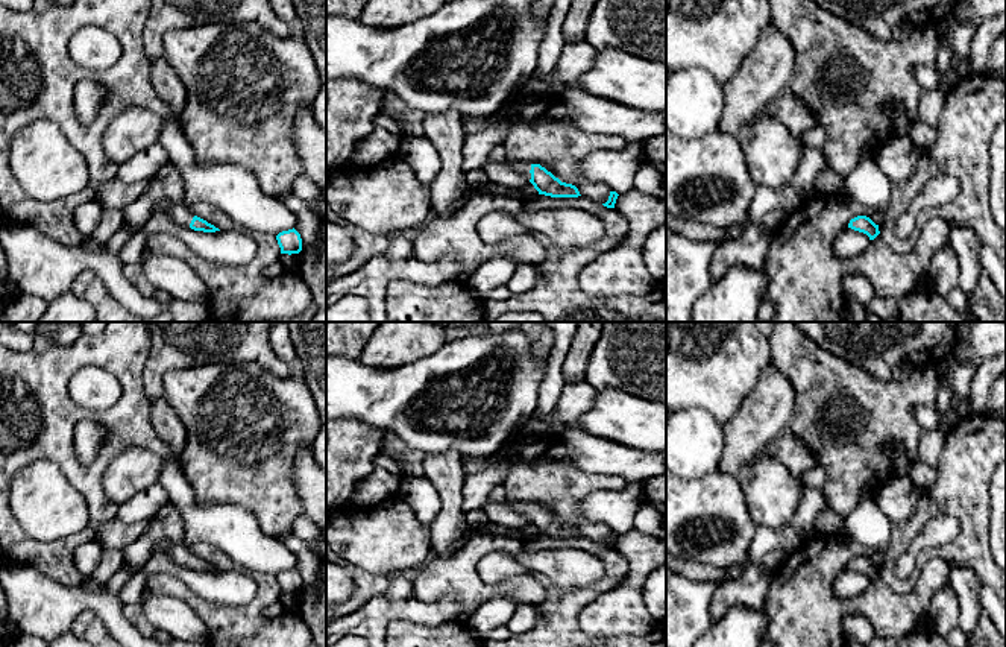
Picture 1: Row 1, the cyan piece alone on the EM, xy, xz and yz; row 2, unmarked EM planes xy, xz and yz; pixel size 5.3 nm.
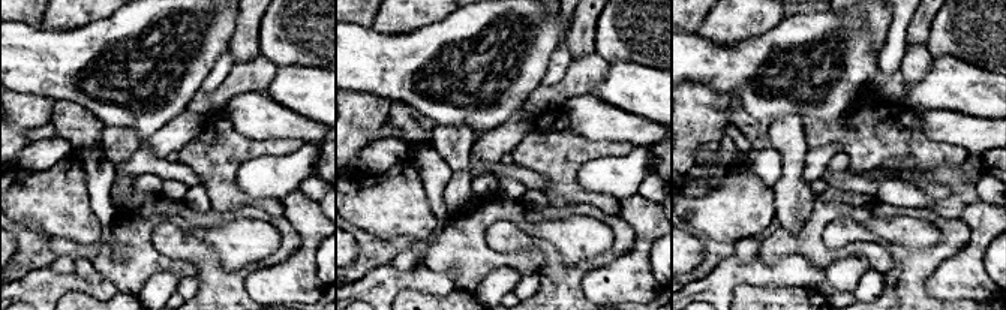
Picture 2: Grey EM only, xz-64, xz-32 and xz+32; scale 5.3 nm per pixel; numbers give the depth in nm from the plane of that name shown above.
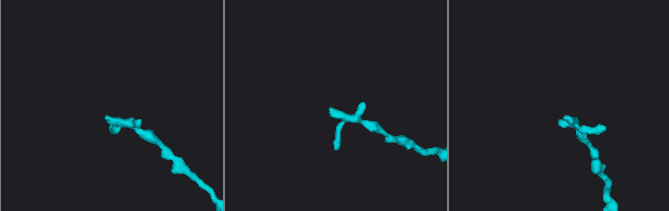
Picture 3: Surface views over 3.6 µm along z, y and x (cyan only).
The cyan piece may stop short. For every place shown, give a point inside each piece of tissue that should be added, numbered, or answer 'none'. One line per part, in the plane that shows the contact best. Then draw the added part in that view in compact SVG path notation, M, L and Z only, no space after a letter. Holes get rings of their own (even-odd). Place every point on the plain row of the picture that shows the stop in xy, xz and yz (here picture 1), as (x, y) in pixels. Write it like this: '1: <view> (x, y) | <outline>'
1: xz (524, 509) | M504 501L510 509L513 509L514 512L520 513L522 516L525 516L528 521L531 519L531 503L510 503L510 501Z

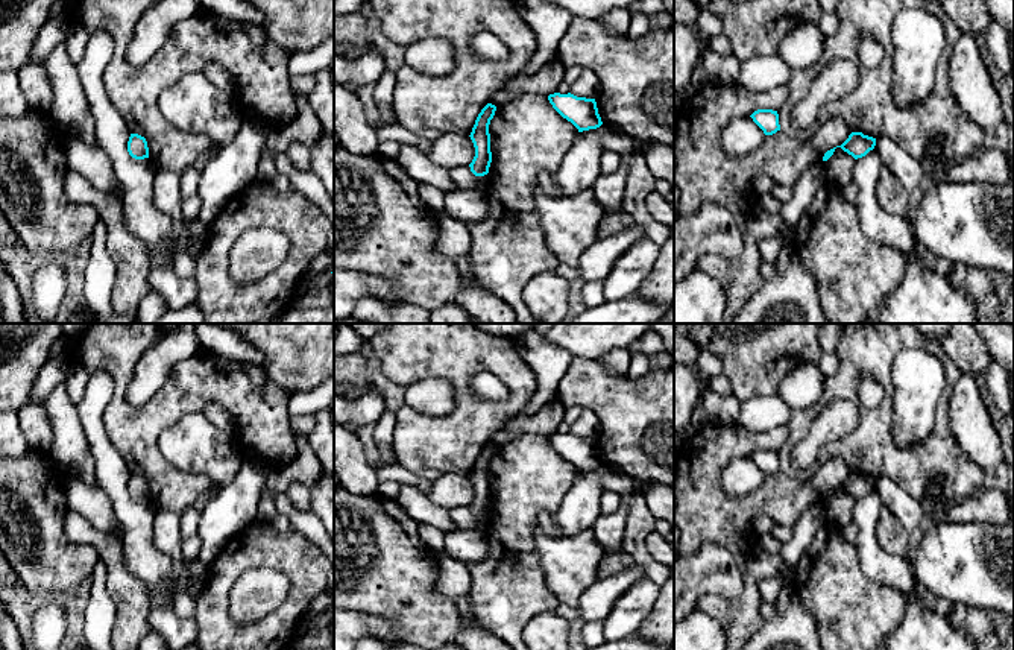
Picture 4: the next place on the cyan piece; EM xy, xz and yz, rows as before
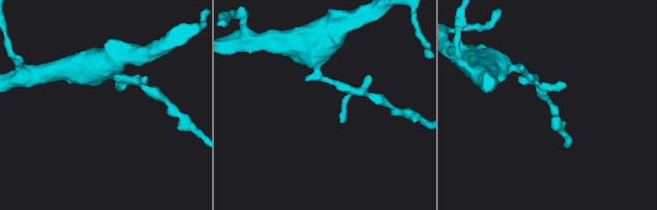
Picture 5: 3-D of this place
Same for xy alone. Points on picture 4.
none

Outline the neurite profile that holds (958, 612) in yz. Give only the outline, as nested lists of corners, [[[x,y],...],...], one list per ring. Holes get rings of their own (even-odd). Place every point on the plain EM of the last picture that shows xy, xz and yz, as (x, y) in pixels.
[[[961,603],[952,604],[950,612],[947,615],[952,626],[953,627],[965,626],[967,612],[968,612],[968,607]]]

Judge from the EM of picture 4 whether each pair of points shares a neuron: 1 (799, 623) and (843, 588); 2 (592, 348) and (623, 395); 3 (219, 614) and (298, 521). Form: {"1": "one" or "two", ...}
{"1": "two", "2": "two", "3": "two"}

